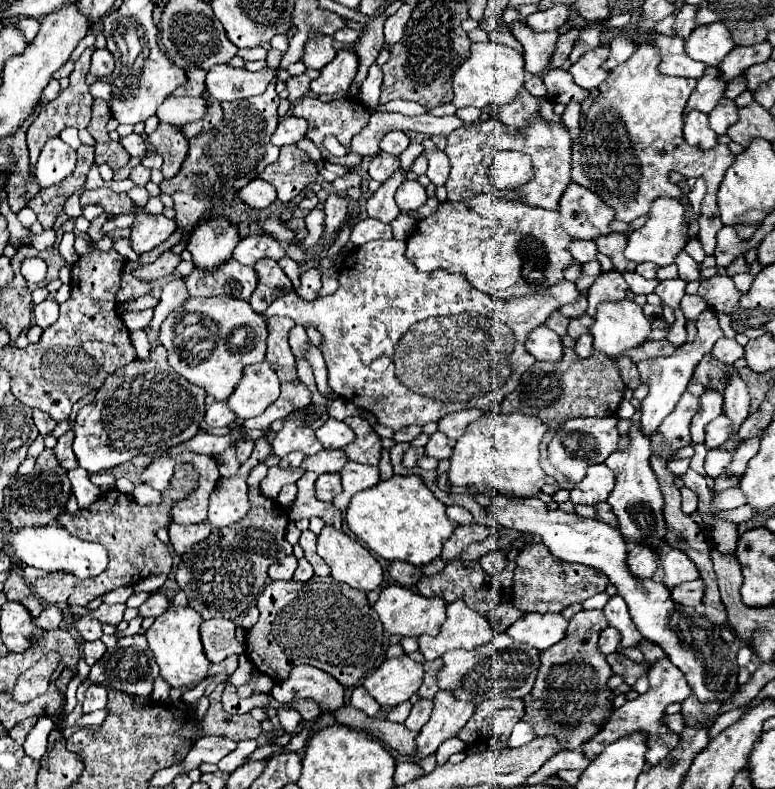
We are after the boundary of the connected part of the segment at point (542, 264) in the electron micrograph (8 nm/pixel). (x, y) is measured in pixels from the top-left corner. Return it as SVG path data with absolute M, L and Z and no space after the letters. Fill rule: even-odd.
M479 194L467 202L443 202L435 214L423 218L417 230L407 240L407 260L415 264L419 272L447 270L451 274L463 274L469 284L493 298L519 298L533 296L551 288L563 280L563 272L573 264L573 256L567 250L573 238L561 226L561 214L553 210L533 208L519 200L493 198Z

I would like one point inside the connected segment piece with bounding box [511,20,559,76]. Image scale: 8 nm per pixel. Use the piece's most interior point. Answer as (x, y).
(537, 48)

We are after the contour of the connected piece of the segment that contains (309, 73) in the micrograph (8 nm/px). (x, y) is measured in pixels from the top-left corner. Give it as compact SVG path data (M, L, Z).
M305 70L301 76L293 76L287 80L287 90L289 90L289 102L297 102L309 92L311 80L319 76L319 70Z

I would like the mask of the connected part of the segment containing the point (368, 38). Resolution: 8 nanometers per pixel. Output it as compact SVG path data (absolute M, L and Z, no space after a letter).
M375 14L373 20L367 22L367 32L361 34L359 44L357 44L357 56L359 56L359 70L355 76L355 84L361 86L363 80L367 78L367 70L371 64L375 64L385 40L383 40L383 18L381 14Z

